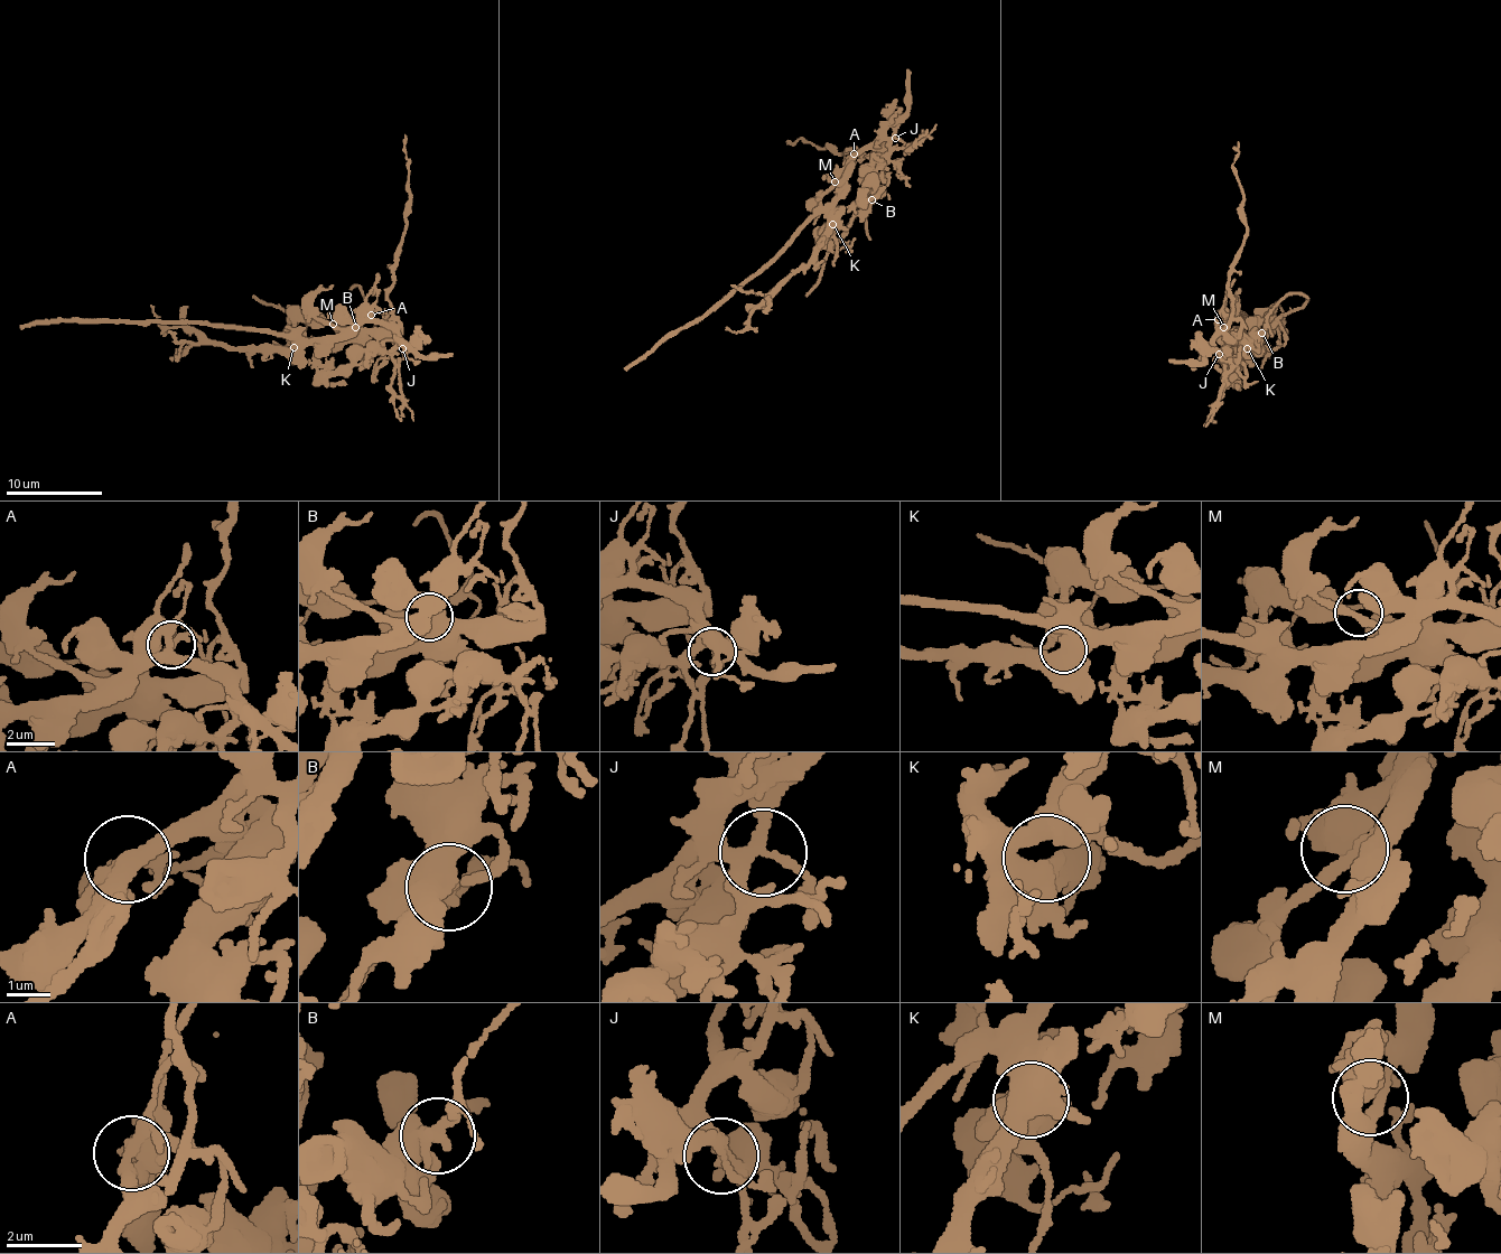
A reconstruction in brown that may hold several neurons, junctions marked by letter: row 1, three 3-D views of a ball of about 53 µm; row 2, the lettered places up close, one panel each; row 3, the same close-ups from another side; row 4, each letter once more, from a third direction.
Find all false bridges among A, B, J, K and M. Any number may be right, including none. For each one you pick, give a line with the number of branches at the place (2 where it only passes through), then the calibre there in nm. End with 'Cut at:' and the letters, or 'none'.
B: Branches: 3. Thickness 280 nm
Cut at: B

